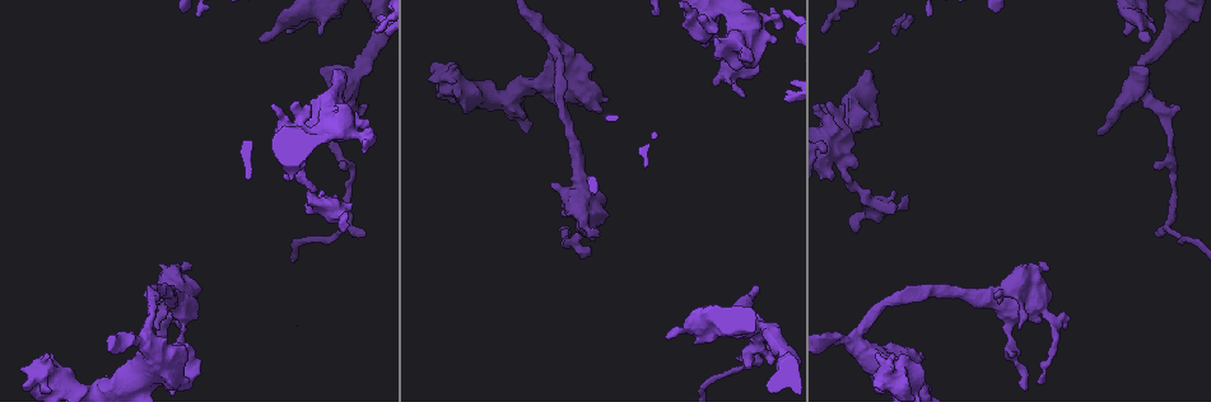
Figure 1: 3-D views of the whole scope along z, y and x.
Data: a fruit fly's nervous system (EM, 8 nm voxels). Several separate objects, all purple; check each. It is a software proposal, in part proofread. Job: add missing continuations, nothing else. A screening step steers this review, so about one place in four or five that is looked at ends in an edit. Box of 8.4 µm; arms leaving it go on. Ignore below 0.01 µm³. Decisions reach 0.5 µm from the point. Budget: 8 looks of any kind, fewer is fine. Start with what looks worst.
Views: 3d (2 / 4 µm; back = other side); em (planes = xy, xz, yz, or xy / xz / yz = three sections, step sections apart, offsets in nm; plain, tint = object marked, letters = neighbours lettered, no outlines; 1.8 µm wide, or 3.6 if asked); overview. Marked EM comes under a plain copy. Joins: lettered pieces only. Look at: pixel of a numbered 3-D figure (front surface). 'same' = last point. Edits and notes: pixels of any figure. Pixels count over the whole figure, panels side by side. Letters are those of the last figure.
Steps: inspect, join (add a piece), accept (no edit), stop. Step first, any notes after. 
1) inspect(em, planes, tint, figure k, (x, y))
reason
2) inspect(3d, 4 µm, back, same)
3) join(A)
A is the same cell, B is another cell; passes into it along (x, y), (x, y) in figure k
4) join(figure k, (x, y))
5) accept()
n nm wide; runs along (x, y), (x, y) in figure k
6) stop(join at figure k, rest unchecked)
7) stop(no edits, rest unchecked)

inspect(em, planes, letters, figure 1, (757, 286))
branch stops here

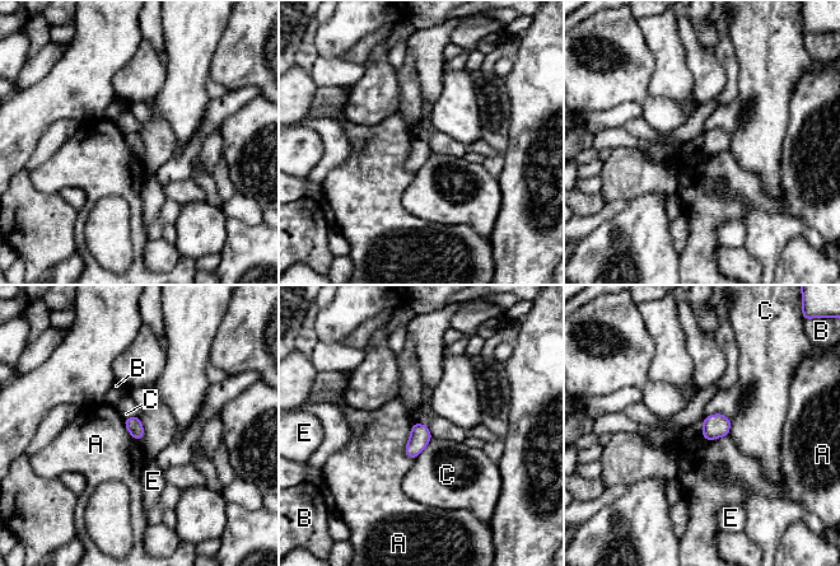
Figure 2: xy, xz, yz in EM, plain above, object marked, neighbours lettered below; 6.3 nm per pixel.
accept()
A, B, C and E are other cells; border along (412, 424), (405, 448), (412, 459) in figure 2; no lettered piece goes on from it

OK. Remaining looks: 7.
inspect(em, planes, letters, figure 1, (738, 68))
free end

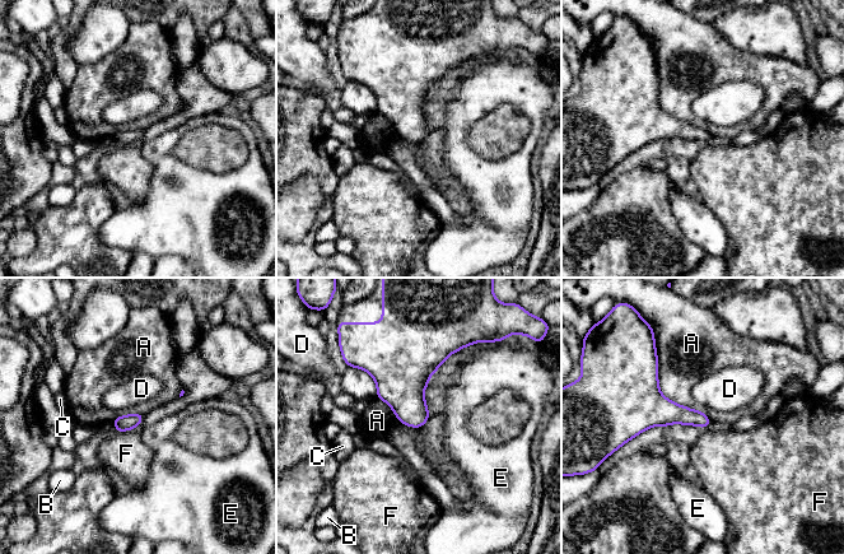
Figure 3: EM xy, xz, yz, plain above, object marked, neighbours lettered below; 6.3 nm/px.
accept()
A touches over 500 nm; A, B, C, D, E and F are other cells; border along (654, 347), (660, 391), (698, 410) in figure 3; no lettered piece goes on from it

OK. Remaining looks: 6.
inspect(em, 3.6 µm, yz, step 4, tint, figure 1, (592, 103))
sharp bend

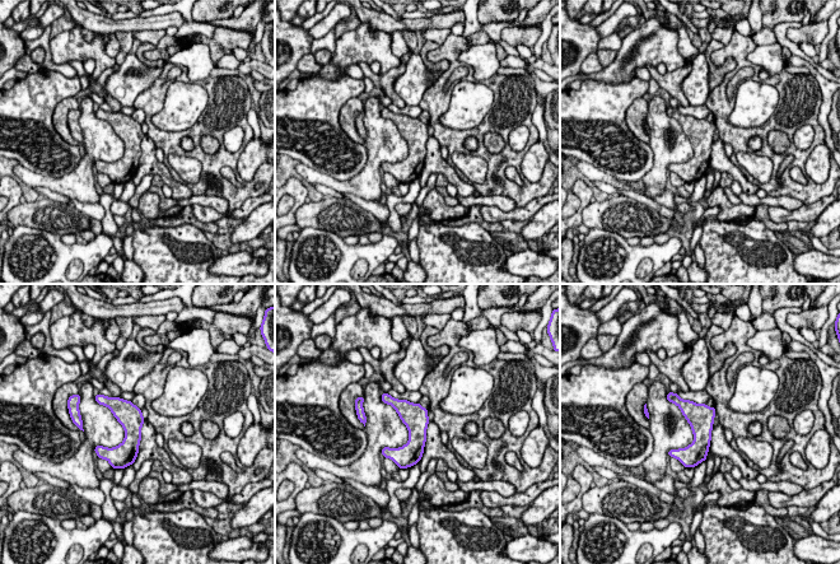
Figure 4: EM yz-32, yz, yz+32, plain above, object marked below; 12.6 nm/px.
inspect(em, 3.6 µm, planes, letters, same)
cut it another way

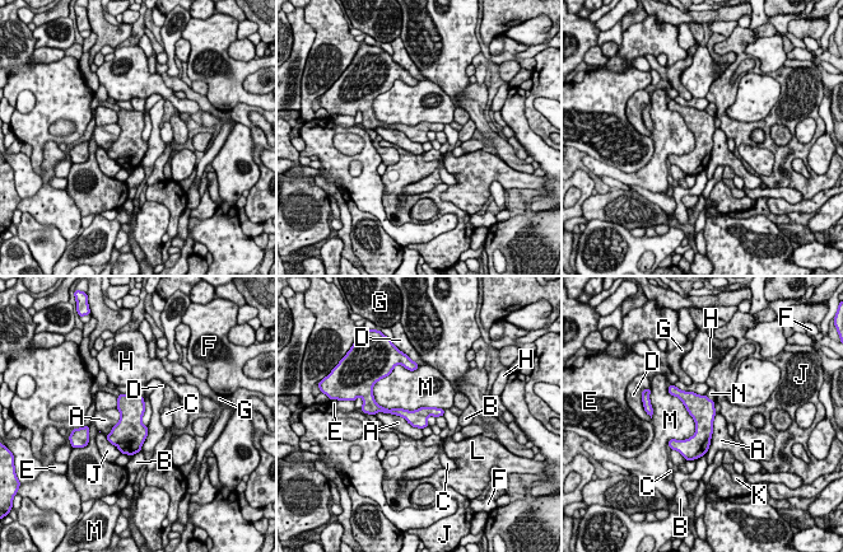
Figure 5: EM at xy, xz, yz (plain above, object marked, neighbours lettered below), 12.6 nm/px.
accept()
A, B, C, D, E, F, G, H, J, K, L, M and N are other cells; border along (141, 397), (141, 422), (147, 426) in figure 5; no lettered piece goes on from it

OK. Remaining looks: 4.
stop(no edits, rest unchecked)

